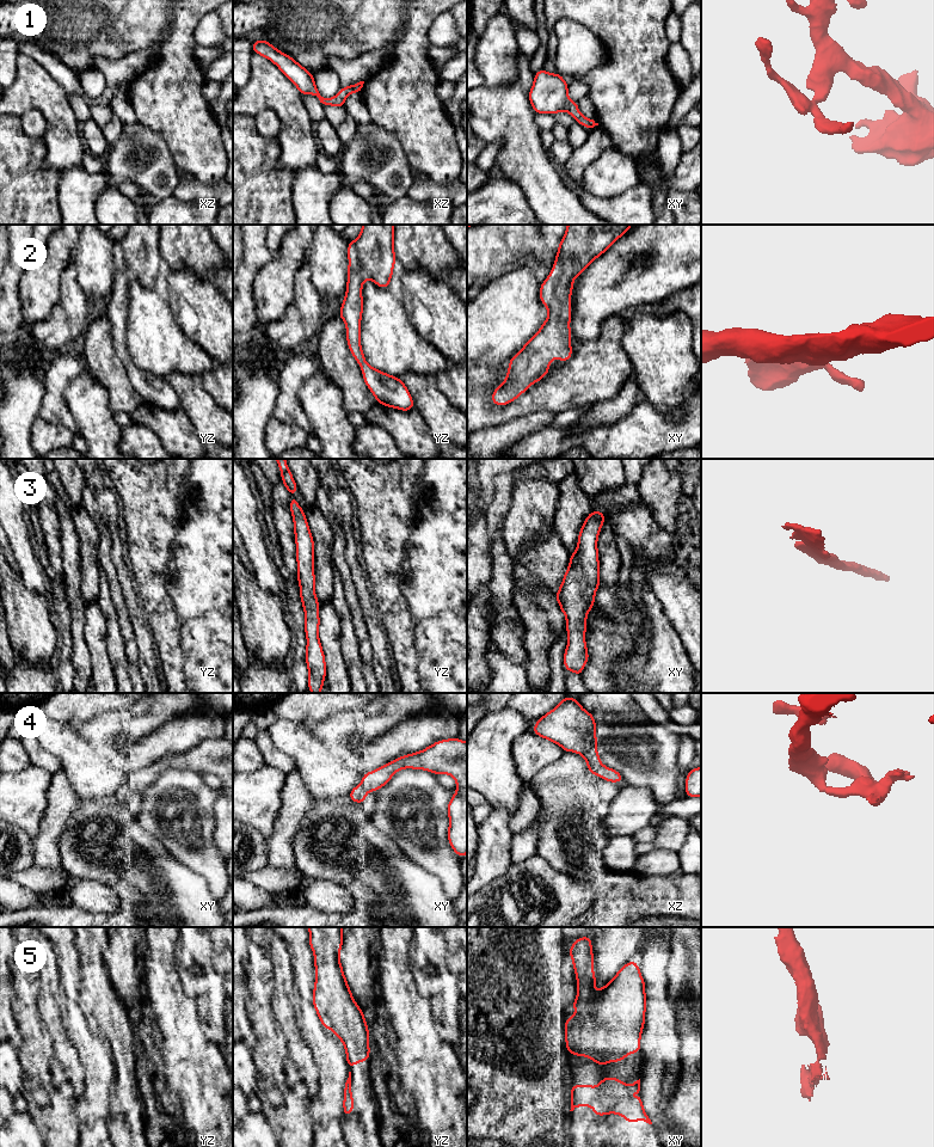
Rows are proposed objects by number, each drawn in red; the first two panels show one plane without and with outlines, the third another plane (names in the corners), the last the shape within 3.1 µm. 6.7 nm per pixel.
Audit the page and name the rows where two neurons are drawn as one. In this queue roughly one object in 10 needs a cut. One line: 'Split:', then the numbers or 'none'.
Split: none

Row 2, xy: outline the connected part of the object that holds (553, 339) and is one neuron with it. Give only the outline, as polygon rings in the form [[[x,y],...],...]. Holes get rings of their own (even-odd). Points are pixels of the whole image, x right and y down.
[[[567,225],[557,252],[553,269],[540,287],[540,300],[548,309],[548,317],[537,331],[509,362],[506,379],[492,392],[492,403],[504,406],[518,398],[526,390],[543,379],[551,370],[549,362],[560,358],[561,363],[572,356],[571,348],[571,293],[574,278],[580,275],[594,259],[606,252],[633,225]]]

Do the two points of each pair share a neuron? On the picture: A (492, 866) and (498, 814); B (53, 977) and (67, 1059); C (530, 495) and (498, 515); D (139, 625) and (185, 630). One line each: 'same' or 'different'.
A: same
B: same
C: different
D: different

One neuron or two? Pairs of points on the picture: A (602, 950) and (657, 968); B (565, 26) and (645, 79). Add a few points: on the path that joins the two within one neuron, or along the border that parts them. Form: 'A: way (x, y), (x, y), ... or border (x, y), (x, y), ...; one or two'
A: border (640, 951), (634, 960); two
B: border (590, 29), (604, 49), (606, 59), (587, 73); two

